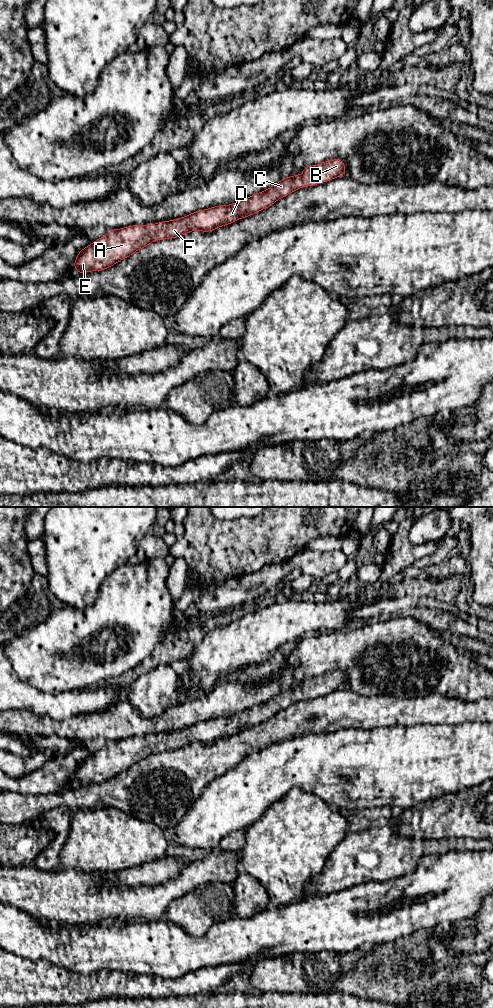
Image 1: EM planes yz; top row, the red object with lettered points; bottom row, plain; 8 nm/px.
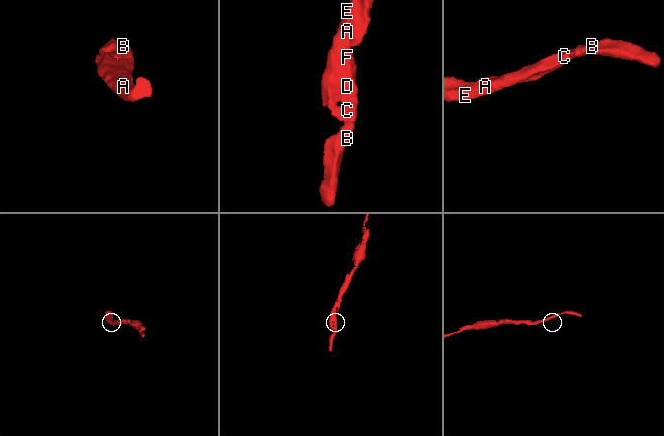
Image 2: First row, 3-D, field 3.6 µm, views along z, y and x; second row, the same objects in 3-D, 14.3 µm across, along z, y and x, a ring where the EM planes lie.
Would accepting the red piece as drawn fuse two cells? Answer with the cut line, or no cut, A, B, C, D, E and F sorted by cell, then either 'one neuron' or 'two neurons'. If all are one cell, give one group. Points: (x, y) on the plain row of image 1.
no cut; A B C D E F; one neuron

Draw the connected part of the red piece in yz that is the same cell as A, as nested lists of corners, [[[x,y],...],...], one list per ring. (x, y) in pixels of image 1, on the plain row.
[[[327,672],[307,678],[300,686],[283,690],[269,701],[231,717],[218,717],[182,730],[156,734],[152,738],[133,737],[109,742],[107,747],[93,753],[77,766],[73,780],[80,786],[105,782],[157,751],[177,750],[194,742],[210,744],[266,721],[303,698],[322,696],[344,687],[346,681],[343,672]]]

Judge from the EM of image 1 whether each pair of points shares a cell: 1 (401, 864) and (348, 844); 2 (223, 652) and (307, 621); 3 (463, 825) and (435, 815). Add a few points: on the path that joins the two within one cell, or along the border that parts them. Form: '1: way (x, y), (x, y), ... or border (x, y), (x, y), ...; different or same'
1: way (388, 851), (381, 844), (361, 844); same
2: way (244, 642), (275, 625), (286, 625); same
3: way (456, 818), (442, 817); same

